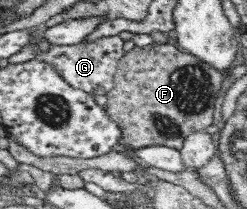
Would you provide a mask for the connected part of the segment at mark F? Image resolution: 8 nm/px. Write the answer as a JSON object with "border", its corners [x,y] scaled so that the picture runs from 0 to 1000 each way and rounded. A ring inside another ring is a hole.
{"border":[[[704,211],[603,215],[506,249],[482,287],[466,354],[457,426],[433,435],[429,531],[494,612],[494,689],[530,713],[652,694],[709,718],[741,703],[741,665],[765,636],[834,622],[862,593],[862,541],[879,517],[879,474],[895,464],[895,426],[919,407],[903,340],[842,306],[838,292],[745,244]]]}

